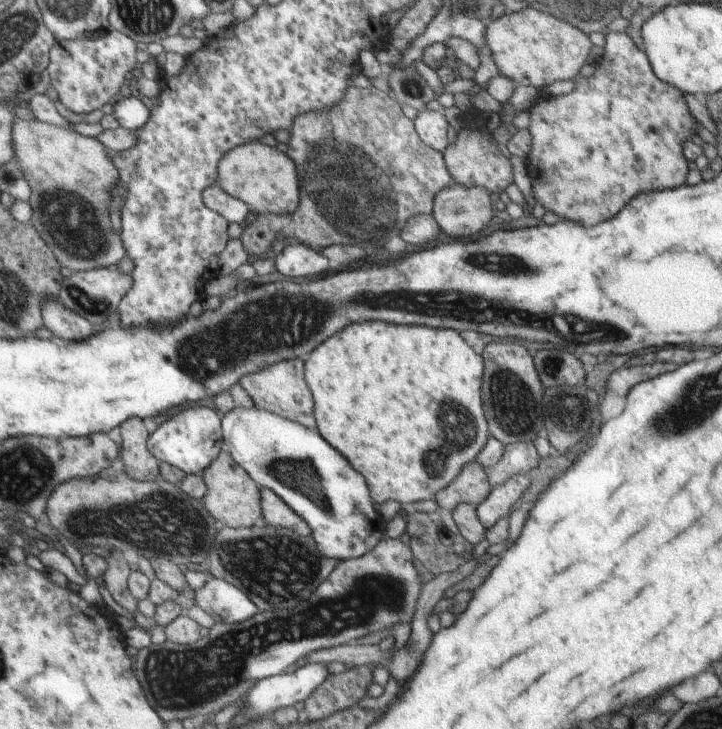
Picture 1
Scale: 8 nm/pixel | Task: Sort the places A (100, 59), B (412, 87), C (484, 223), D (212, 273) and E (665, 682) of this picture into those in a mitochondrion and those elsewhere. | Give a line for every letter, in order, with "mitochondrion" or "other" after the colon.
A: other
B: mitochondrion
C: other
D: other
E: other

